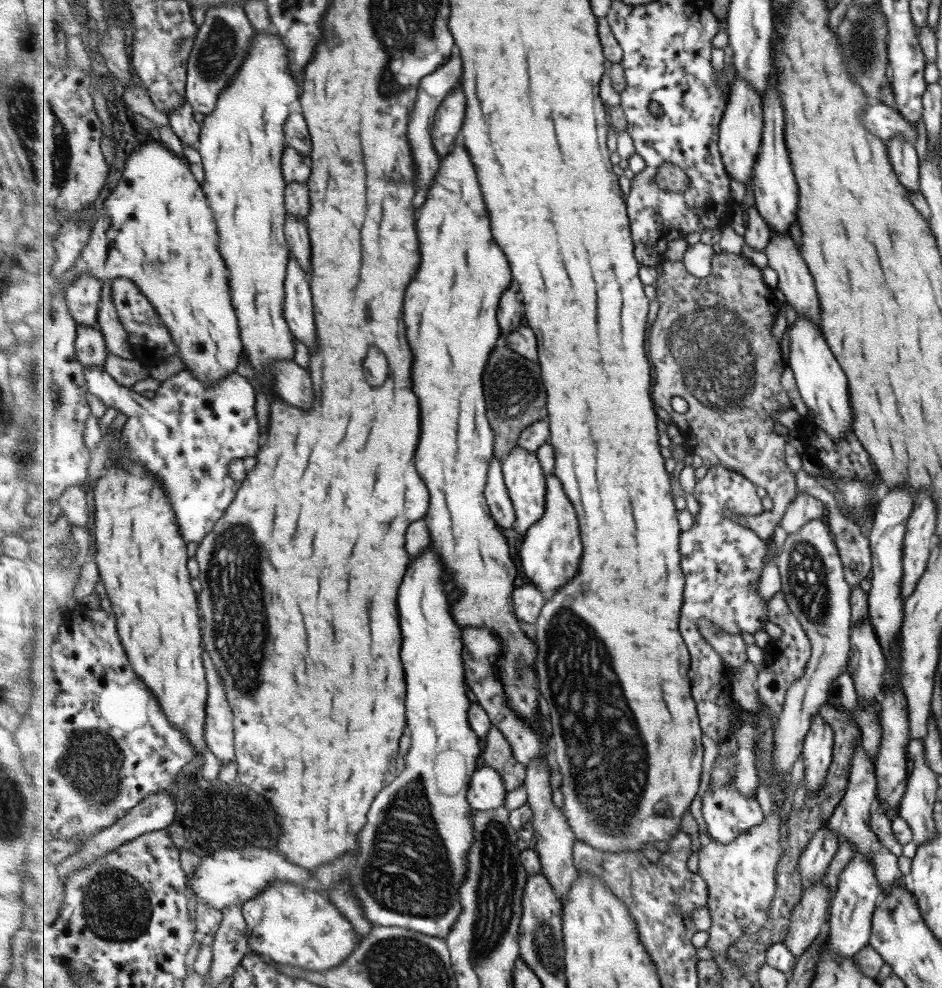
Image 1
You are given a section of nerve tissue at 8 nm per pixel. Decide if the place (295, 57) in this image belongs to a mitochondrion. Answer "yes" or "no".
no

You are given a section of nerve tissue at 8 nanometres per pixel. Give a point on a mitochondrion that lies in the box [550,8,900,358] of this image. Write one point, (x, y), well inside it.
(859, 34)

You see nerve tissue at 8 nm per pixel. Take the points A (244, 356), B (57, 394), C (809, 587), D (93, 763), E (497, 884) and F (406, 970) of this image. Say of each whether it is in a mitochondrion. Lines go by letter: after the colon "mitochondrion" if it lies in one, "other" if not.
A: other
B: mitochondrion
C: mitochondrion
D: mitochondrion
E: mitochondrion
F: mitochondrion

